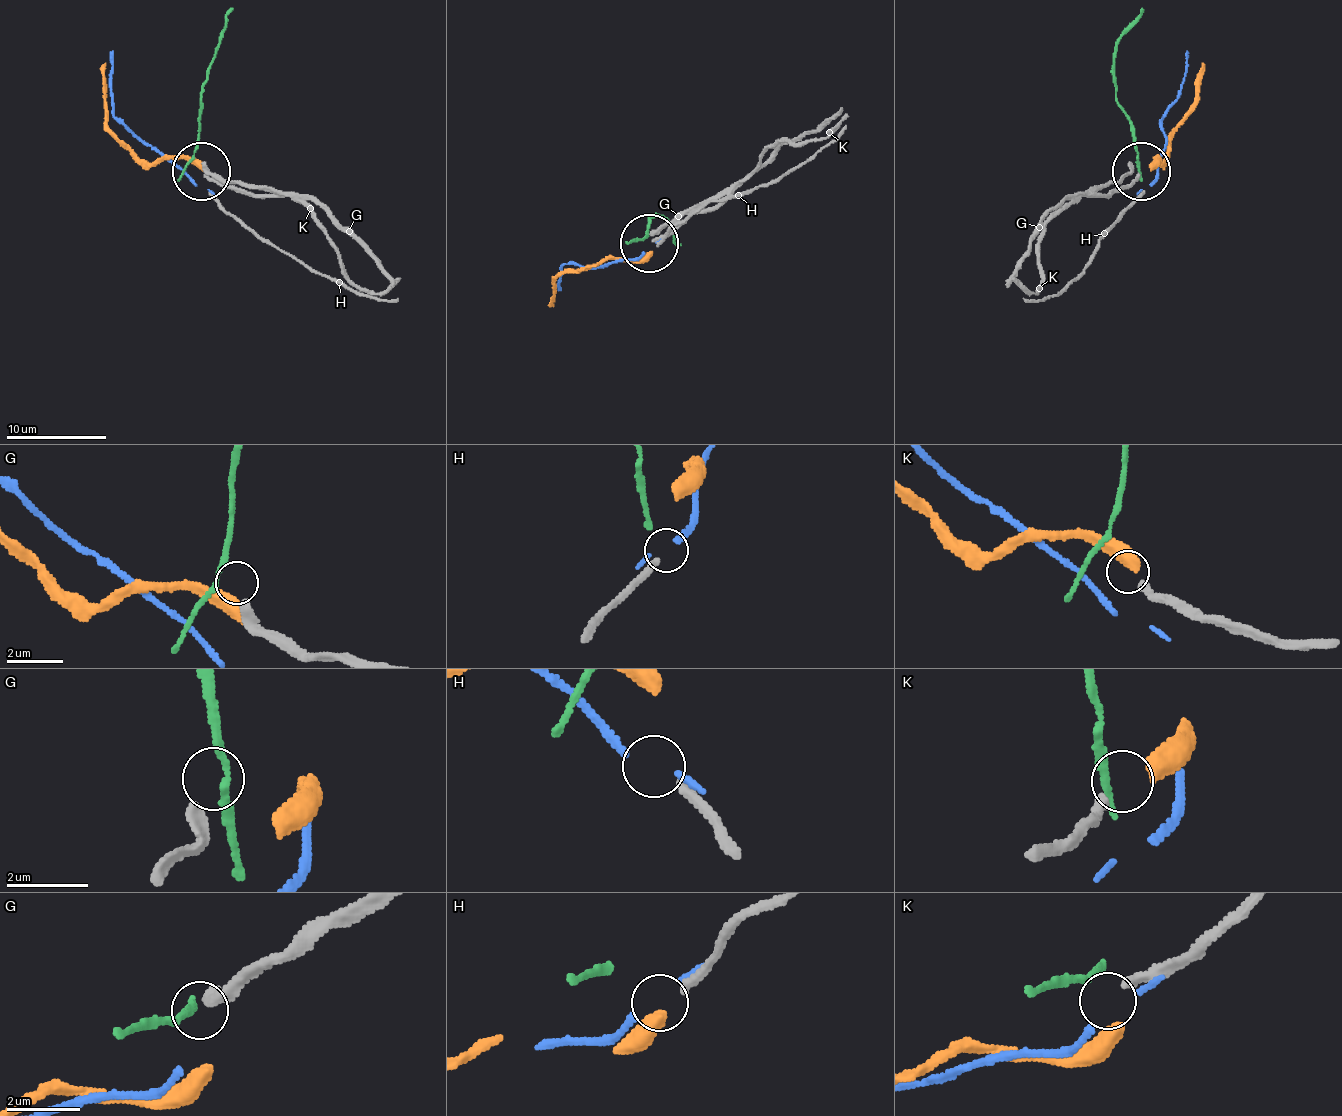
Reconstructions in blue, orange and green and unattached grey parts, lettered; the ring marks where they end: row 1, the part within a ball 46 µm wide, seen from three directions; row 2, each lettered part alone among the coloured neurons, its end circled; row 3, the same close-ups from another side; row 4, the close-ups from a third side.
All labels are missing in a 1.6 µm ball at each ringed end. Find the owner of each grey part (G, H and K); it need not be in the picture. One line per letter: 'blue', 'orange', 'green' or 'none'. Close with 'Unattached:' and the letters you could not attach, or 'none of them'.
G: none
H: none
K: orange
Unattached: G, H

